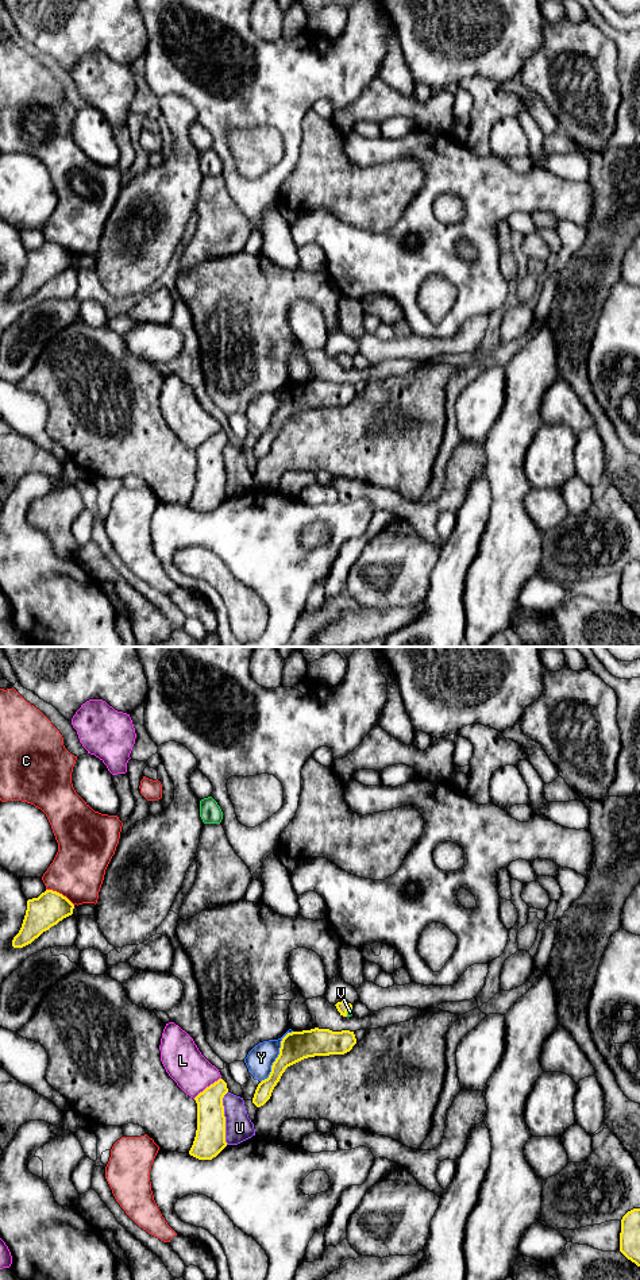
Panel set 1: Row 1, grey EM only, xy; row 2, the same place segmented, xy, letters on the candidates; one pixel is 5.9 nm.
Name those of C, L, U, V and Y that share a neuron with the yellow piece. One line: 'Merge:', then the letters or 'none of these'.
Merge: V

